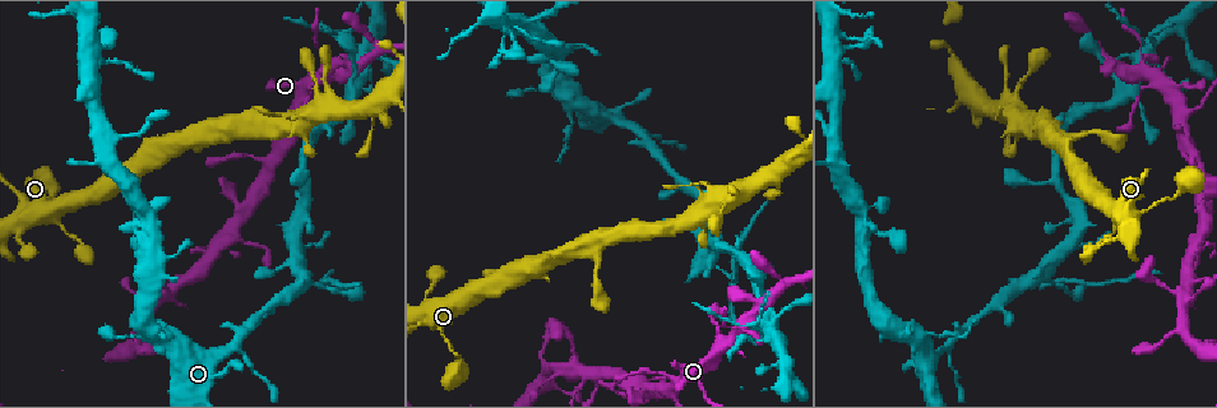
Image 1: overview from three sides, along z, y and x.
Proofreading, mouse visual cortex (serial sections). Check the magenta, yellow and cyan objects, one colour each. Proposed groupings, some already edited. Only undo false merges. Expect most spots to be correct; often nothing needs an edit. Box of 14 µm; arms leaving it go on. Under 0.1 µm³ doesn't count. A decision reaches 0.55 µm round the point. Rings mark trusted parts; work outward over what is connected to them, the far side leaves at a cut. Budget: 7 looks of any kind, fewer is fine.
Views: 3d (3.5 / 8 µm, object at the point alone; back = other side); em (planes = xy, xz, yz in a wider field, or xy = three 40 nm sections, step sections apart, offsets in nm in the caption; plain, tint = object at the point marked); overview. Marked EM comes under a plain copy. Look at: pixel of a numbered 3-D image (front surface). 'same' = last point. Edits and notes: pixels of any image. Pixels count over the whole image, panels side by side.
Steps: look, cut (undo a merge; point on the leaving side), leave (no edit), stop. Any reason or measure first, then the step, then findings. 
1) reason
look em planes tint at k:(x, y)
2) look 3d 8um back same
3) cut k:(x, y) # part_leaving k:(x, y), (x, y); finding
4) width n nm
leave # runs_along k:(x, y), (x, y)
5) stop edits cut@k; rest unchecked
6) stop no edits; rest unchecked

look 3d 8um at 1:(299, 274)

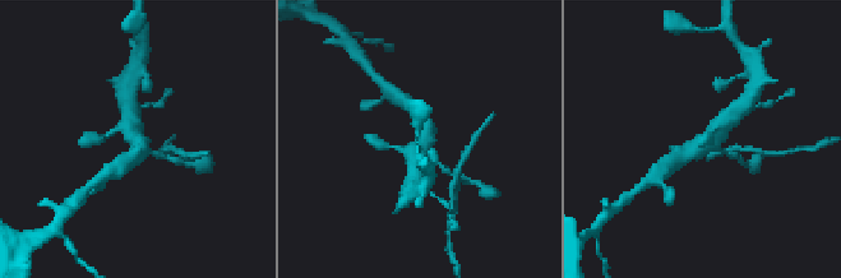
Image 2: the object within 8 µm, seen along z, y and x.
look 3d 3.5um at 2:(425, 144)

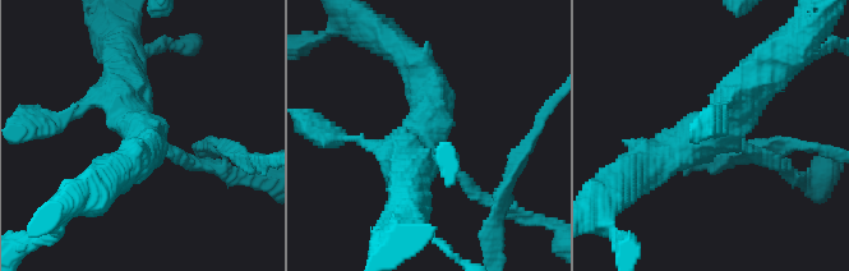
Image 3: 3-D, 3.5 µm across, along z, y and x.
now the EM
look em xy step 3 tint at 3:(425, 137)

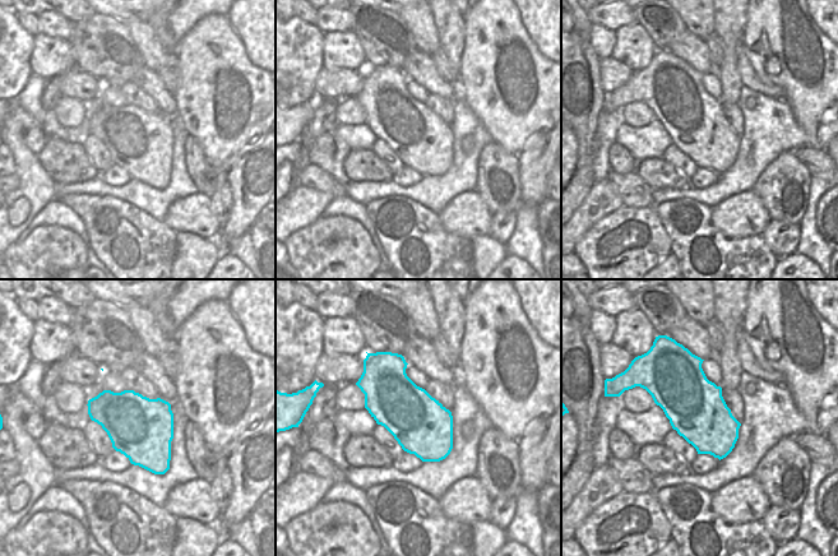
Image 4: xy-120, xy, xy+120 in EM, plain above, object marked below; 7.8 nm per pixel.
leave # runs_along 3:(653, 164), (714, 132), (776, 65); continuous, no second cell

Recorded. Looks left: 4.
three arms meet
look 3d 3.5um back at 1:(569, 110)

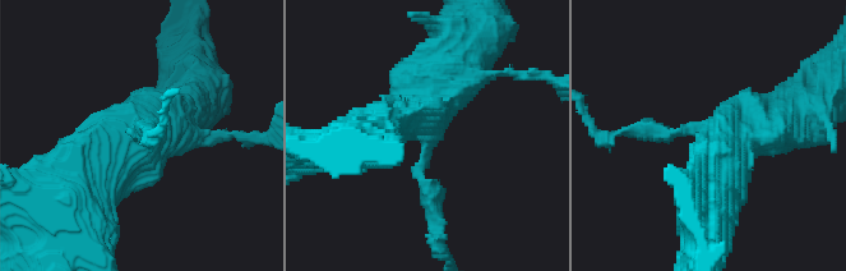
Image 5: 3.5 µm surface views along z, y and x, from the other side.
look em xy step 1 tint at 5:(424, 129)

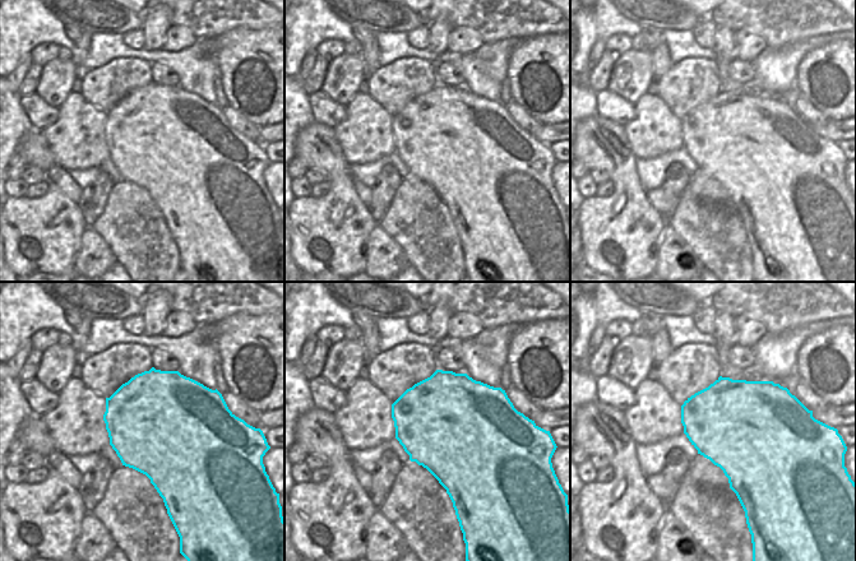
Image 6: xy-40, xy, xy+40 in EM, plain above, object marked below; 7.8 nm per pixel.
leave # runs_along 5:(726, 155), (837, 83); all the same cell

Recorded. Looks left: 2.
thick turns thin
look 3d 8um at 1:(154, 230)

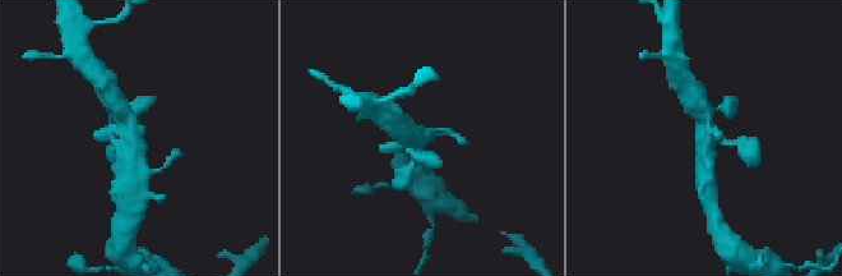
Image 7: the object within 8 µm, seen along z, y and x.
look em planes tint at 7:(706, 139)

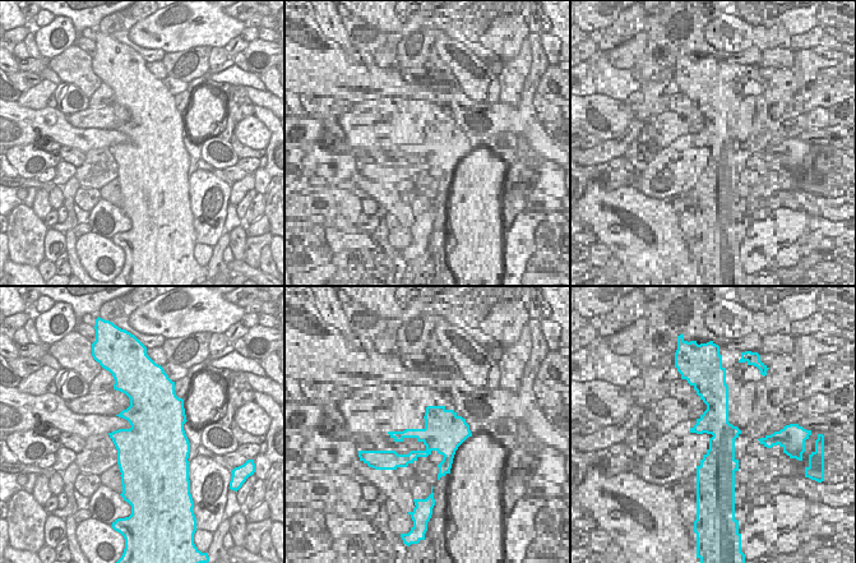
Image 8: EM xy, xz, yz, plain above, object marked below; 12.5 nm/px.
leave # runs_along 7:(130, 179), (133, 127), (119, 106); one cell here

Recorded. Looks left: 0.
stop no edits; rest unchecked

